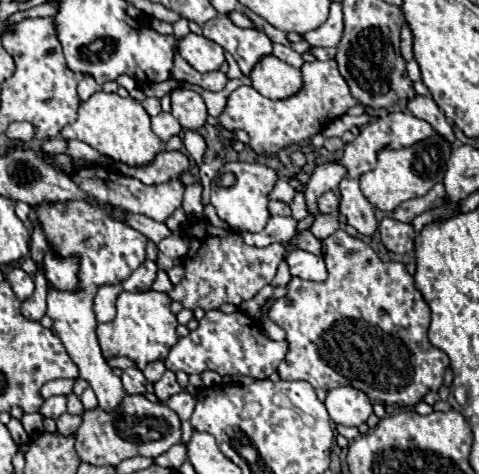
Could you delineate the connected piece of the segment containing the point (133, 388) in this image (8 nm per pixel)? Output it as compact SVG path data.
M130 367L130 369L124 369L124 375L122 375L122 383L124 383L124 389L126 393L144 393L146 391L146 377L142 375L142 371L138 367Z

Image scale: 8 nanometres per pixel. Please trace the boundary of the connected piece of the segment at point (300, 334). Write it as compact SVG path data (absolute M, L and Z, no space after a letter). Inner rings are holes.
M336 231L324 239L324 261L328 267L328 279L324 283L292 277L286 297L278 299L268 311L268 317L286 331L286 341L290 343L290 349L278 367L280 377L308 381L320 401L326 399L330 389L350 385L364 391L372 403L412 409L428 391L432 391L436 377L438 387L442 385L444 369L450 363L448 355L428 341L430 309L416 289L414 277L402 263L380 261L372 247L350 237L346 231Z

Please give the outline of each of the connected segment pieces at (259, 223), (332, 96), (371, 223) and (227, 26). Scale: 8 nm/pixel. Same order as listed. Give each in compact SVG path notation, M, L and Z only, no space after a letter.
M228 161L222 165L218 175L210 183L210 203L214 205L218 217L226 221L232 231L256 233L262 231L270 219L268 195L272 193L276 181L278 181L278 173L266 165Z
M314 61L302 65L302 79L304 87L280 101L272 101L268 97L262 97L254 87L238 87L226 103L226 109L218 117L220 127L228 131L244 129L250 135L250 145L256 153L276 153L278 149L298 145L304 139L316 135L322 131L330 121L344 115L350 107L354 107L358 101L350 95L346 81L338 73L336 61Z
M342 179L340 183L340 193L342 193L342 203L340 203L340 213L346 217L346 223L352 225L360 235L372 235L378 227L374 209L362 195L358 181L356 179Z
M228 17L210 19L204 27L204 37L222 45L238 63L244 75L250 75L256 63L272 53L272 41L266 33L254 29L240 29Z

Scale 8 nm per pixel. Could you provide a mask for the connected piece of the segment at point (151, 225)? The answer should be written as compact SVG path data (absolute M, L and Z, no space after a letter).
M128 215L128 227L136 227L136 231L152 239L154 243L160 243L164 237L170 235L170 229L164 223L148 219L146 215Z

